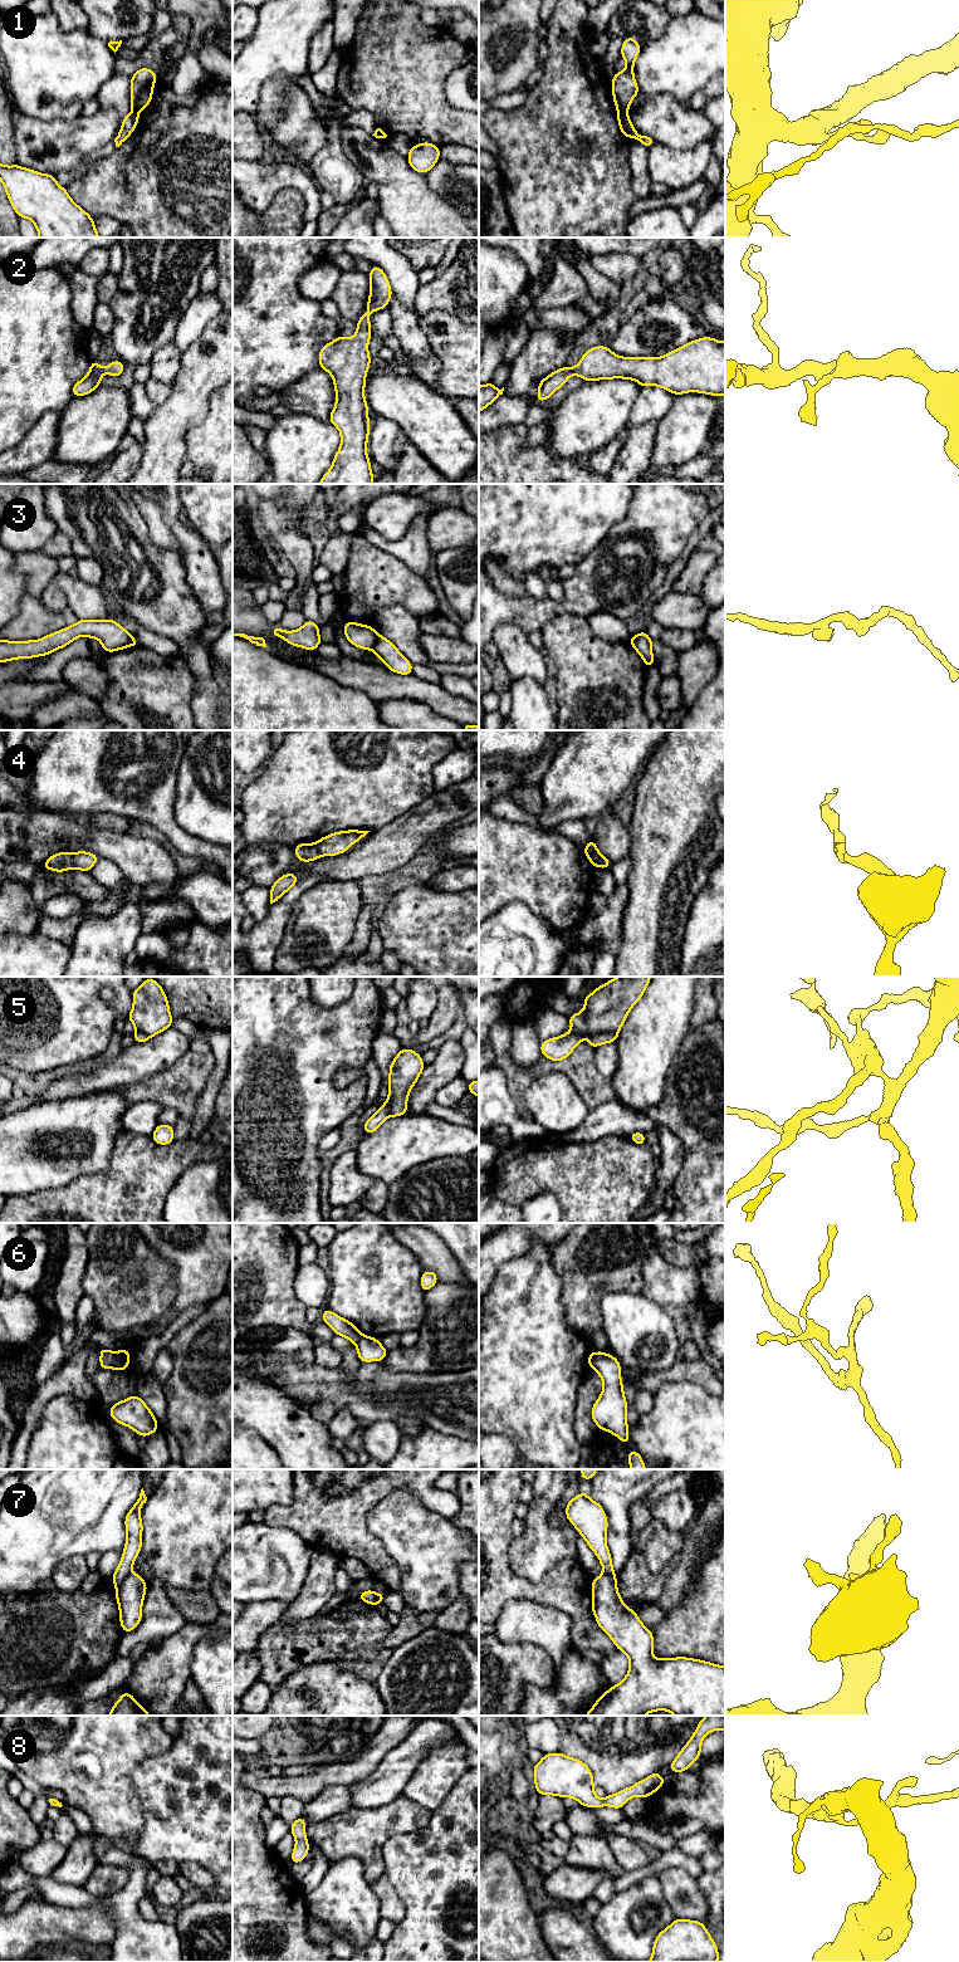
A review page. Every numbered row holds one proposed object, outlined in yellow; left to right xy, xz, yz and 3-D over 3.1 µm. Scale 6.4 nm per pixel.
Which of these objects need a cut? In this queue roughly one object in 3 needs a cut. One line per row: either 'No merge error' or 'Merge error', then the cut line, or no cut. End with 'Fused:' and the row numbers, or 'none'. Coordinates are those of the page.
1: Merge error. Split along yz (619, 111), (626, 113)
2: No merge error. No split
3: Merge error. Split along xz (378, 635), (370, 649)
4: No merge error. No split
5: No merge error. No split
6: Merge error. Split along xy (116, 1353), (112, 1368)
7: Merge error. Split along xy (130, 1572), (116, 1588)
8: No merge error. No split
Fused: 1, 3, 6, 7

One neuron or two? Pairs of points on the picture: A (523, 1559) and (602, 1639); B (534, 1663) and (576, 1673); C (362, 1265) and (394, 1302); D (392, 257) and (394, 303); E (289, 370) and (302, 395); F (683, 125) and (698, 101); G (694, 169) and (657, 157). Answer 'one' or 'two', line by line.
A: two
B: two
C: one
D: two
E: two
F: two
G: one

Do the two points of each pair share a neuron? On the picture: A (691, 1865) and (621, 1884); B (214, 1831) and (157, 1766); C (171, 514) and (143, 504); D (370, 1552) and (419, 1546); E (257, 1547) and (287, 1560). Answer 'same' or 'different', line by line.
A: same
B: same
C: different
D: different
E: same

